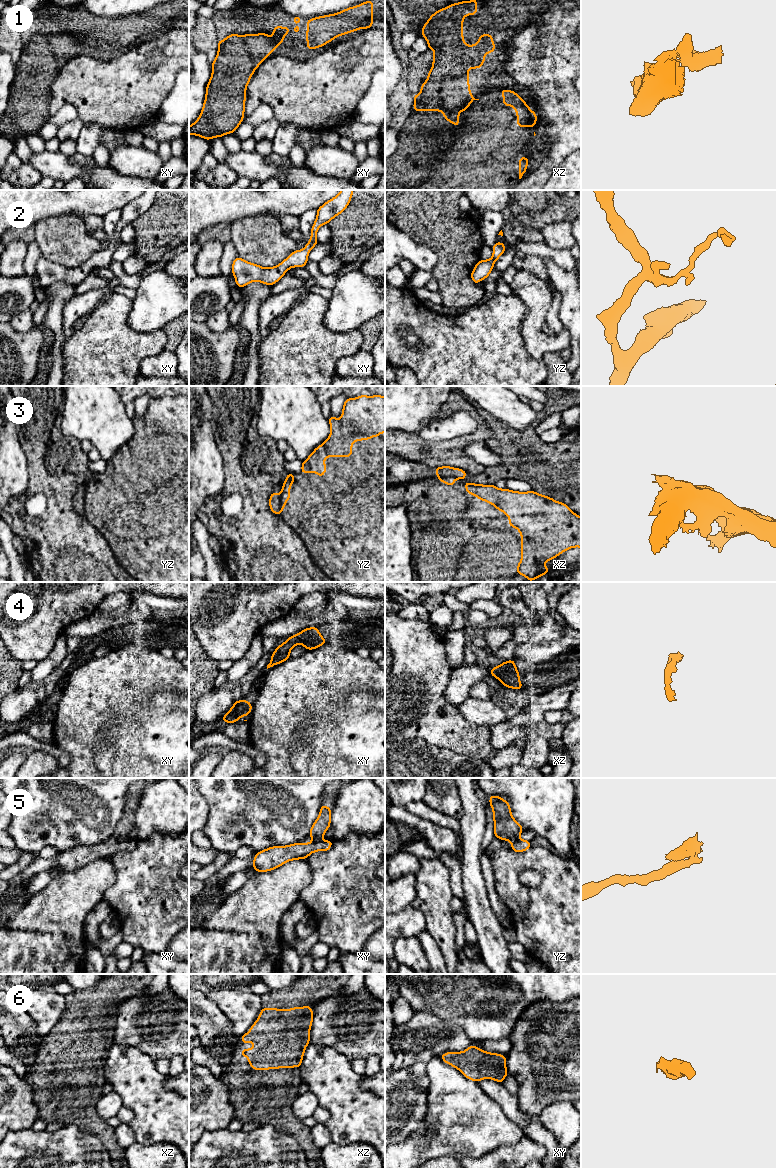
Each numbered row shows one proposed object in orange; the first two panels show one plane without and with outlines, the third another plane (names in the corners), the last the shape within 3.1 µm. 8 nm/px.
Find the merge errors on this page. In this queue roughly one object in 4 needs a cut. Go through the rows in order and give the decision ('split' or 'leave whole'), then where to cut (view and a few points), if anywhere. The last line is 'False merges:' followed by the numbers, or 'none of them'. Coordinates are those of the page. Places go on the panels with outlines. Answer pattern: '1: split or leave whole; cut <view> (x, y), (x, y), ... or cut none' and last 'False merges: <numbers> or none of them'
1: split; cut xy (272, 37), (279, 43)
2: leave whole; cut none
3: split; cut yz (279, 494), (280, 512)
4: leave whole; cut none
5: split; cut xy (319, 839), (314, 841)
6: leave whole; cut none
False merges: 1, 3, 5

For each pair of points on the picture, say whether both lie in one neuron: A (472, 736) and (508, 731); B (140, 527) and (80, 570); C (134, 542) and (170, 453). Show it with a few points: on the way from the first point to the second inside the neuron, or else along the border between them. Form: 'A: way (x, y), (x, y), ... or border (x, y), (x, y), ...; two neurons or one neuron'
A: border (489, 726), (489, 742), (493, 748); two neurons
B: border (111, 548), (115, 558), (124, 568); two neurons
C: way (156, 520), (169, 507), (170, 475); one neuron

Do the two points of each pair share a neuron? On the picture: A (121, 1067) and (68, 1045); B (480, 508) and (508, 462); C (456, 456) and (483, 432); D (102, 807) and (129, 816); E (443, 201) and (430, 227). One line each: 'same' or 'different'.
A: different
B: different
C: same
D: different
E: same

